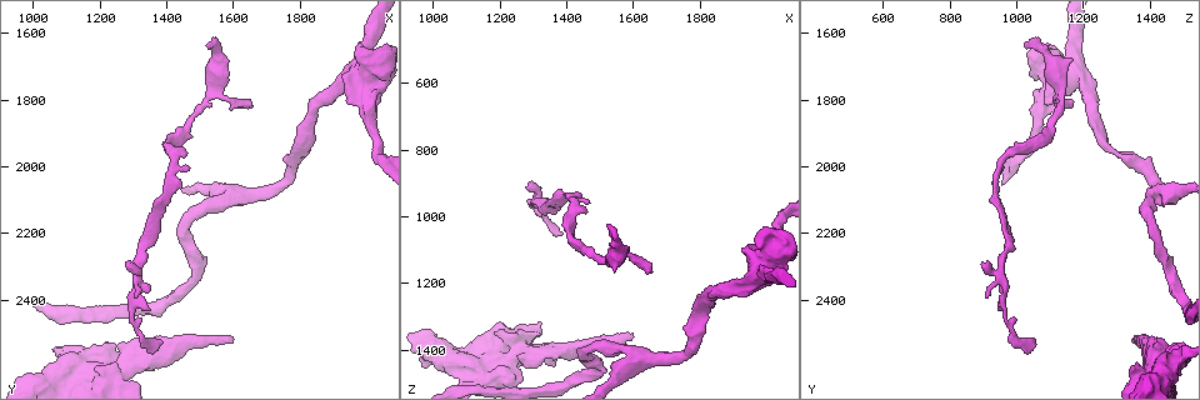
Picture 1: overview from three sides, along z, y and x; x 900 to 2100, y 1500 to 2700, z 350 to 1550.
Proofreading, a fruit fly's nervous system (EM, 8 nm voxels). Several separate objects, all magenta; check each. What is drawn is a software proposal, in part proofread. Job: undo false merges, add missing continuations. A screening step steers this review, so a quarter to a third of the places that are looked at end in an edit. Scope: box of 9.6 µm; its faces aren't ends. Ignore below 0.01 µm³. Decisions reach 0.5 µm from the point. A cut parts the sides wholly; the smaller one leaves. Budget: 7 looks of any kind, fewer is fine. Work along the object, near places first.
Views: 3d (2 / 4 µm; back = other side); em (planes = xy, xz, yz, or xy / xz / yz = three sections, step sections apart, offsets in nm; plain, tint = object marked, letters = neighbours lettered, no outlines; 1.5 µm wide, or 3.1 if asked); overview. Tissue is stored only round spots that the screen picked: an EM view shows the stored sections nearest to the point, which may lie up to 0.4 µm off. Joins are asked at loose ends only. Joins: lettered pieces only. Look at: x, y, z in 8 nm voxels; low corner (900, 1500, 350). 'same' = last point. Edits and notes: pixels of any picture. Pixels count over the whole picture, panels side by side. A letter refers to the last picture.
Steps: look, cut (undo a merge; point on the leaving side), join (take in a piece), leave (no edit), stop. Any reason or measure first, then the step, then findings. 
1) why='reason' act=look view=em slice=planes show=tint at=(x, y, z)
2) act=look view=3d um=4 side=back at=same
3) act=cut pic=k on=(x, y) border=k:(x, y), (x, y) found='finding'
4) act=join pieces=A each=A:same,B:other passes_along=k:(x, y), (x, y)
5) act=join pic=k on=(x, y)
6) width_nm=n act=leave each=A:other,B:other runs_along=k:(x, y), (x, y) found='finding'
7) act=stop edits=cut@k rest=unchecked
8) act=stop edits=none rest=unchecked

why='branch stops here' act=look view=3d um=2 at=(1520, 1650, 1020)

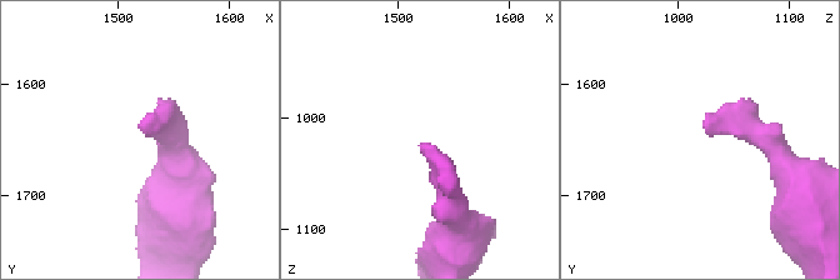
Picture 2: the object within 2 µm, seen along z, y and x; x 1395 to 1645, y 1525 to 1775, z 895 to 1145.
act=look view=em slice=yz step=8 show=letters at=(1522, 1640, 1026)

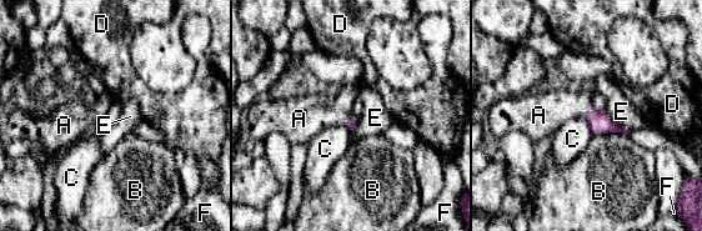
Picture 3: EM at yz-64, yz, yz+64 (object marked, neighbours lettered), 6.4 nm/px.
act=look view=em slice=planes show=letters at=same

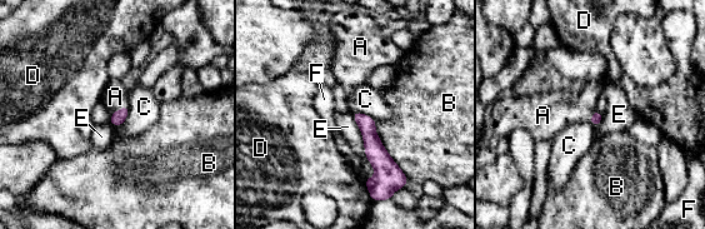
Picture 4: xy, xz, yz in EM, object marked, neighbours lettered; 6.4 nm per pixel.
act=join pieces=A each=A:same,B:other,C:other,D:other,E:other,F:other passes_along=4:(118, 118), (120, 109), (115, 96) found='the cell continues'

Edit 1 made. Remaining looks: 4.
act=look view=overview

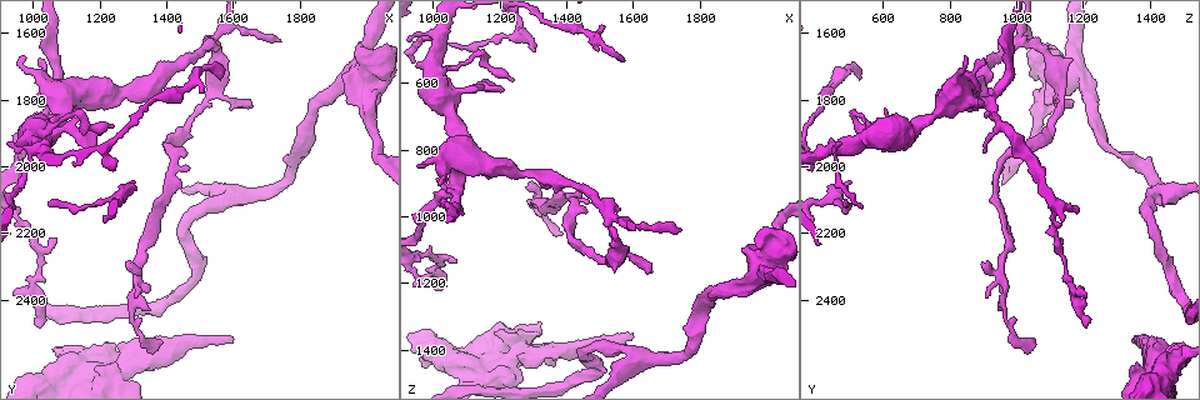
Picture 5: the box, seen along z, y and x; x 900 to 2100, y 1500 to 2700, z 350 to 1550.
why='an open end' act=look view=em slice=xy step=8 show=plain at=(1650, 1810, 1170)

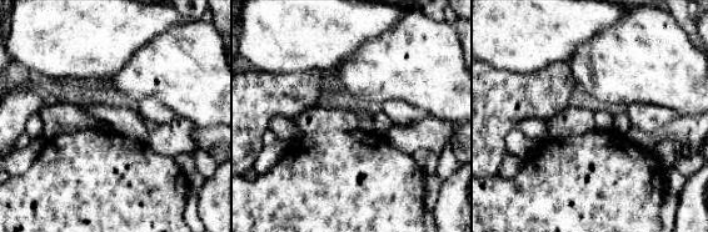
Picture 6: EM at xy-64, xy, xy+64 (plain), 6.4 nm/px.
act=look view=em slice=xy step=8 show=letters at=same

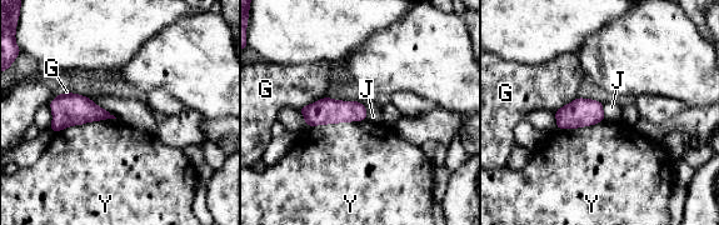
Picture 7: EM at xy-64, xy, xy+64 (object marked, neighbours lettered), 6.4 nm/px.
act=leave each=G:other,J:other,Y:other border=7:(602, 101), (604, 120) found='no lettered piece goes on from it'

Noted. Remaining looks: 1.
act=stop edits=join@4 rest=unchecked

